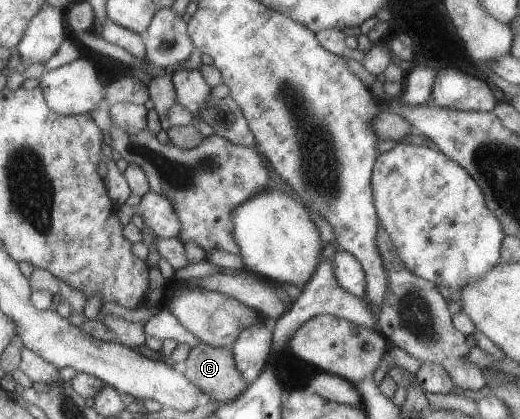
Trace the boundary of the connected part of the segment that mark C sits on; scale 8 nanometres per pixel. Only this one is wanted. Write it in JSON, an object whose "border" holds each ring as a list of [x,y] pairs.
{"border":[[[201,342],[190,350],[184,363],[186,378],[216,402],[227,403],[236,400],[248,388],[248,382],[236,368],[231,349],[213,347]]]}

